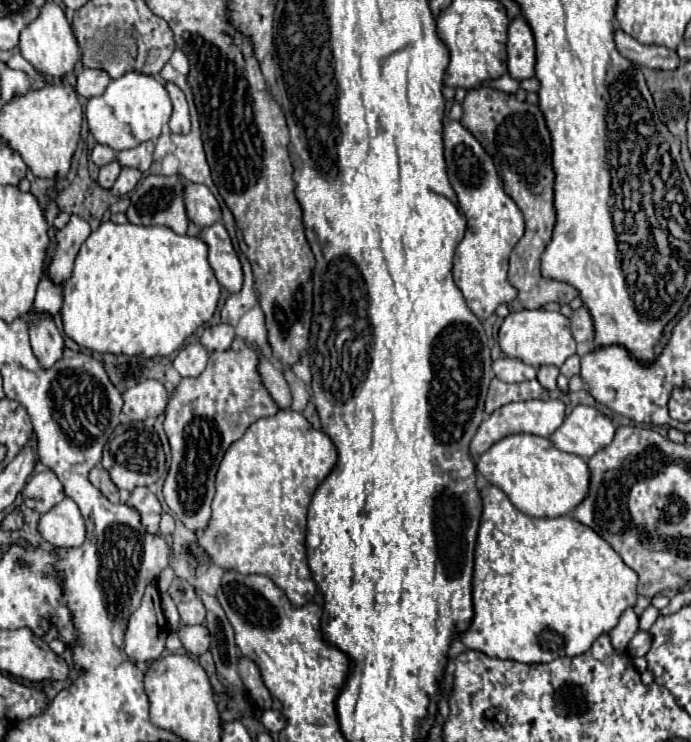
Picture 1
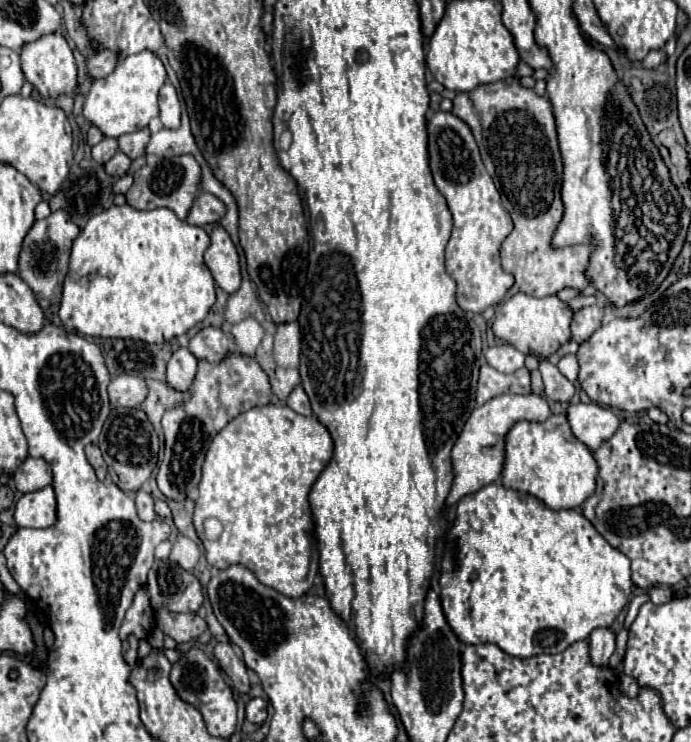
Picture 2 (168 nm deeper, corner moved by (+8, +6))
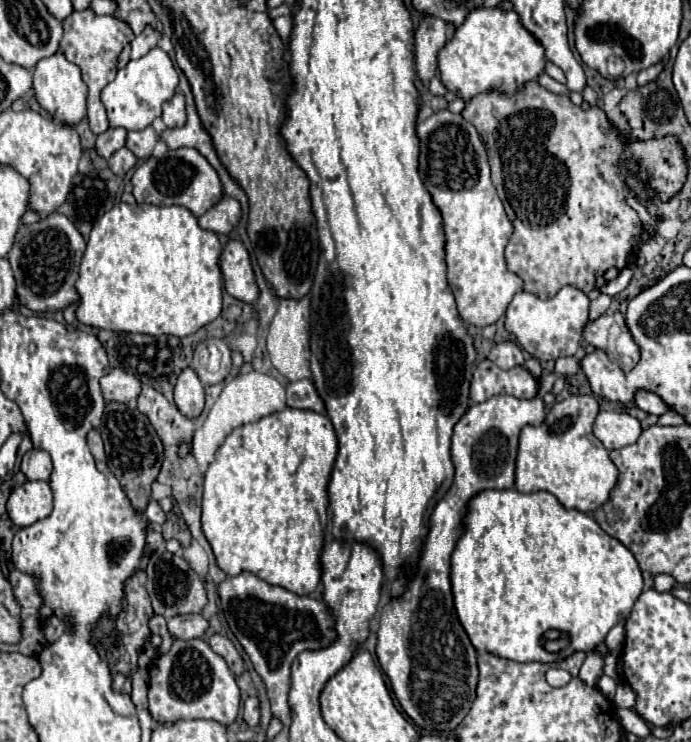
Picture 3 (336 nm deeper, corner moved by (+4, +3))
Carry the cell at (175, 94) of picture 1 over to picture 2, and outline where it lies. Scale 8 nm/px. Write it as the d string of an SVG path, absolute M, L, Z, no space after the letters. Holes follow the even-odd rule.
M167 81L159 93L159 119L167 129L177 129L179 127L179 97L175 87Z

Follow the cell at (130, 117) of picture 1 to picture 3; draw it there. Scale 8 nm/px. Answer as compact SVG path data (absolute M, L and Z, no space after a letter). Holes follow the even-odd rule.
M153 48L143 58L131 60L101 92L101 102L107 110L109 126L125 130L147 128L155 118L161 116L161 104L175 94L177 84L179 78L173 68L173 62L161 48Z

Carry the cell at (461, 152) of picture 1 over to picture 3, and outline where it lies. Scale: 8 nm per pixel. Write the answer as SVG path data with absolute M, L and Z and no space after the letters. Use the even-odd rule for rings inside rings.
M439 110L433 116L429 116L427 120L417 124L417 136L421 138L419 174L443 216L443 228L445 228L445 238L447 238L445 260L447 260L449 286L455 294L457 308L459 308L463 322L483 328L487 324L497 322L505 314L515 292L521 288L521 278L507 270L507 264L503 258L503 250L509 242L509 236L513 234L513 226L503 210L497 190L491 184L487 152L471 122L467 122L461 114L453 114L449 110Z

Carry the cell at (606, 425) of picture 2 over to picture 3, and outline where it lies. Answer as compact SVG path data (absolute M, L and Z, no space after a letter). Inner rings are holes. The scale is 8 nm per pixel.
M601 410L593 422L593 434L597 436L597 440L603 442L607 450L615 450L633 444L641 434L641 424L637 418L625 412L619 414Z

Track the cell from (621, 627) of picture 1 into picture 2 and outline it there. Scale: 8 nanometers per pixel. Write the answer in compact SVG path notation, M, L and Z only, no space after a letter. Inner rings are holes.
M595 629L589 635L589 659L593 665L605 667L613 651L615 651L615 633L611 629Z

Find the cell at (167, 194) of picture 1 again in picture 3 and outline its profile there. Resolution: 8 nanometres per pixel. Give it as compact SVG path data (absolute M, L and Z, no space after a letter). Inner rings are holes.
M179 148L169 150L167 158L147 158L133 174L133 196L139 204L157 204L157 206L171 206L179 204L185 206L193 216L205 214L217 200L223 196L223 188L219 182L217 172L211 164L195 150L195 148Z

